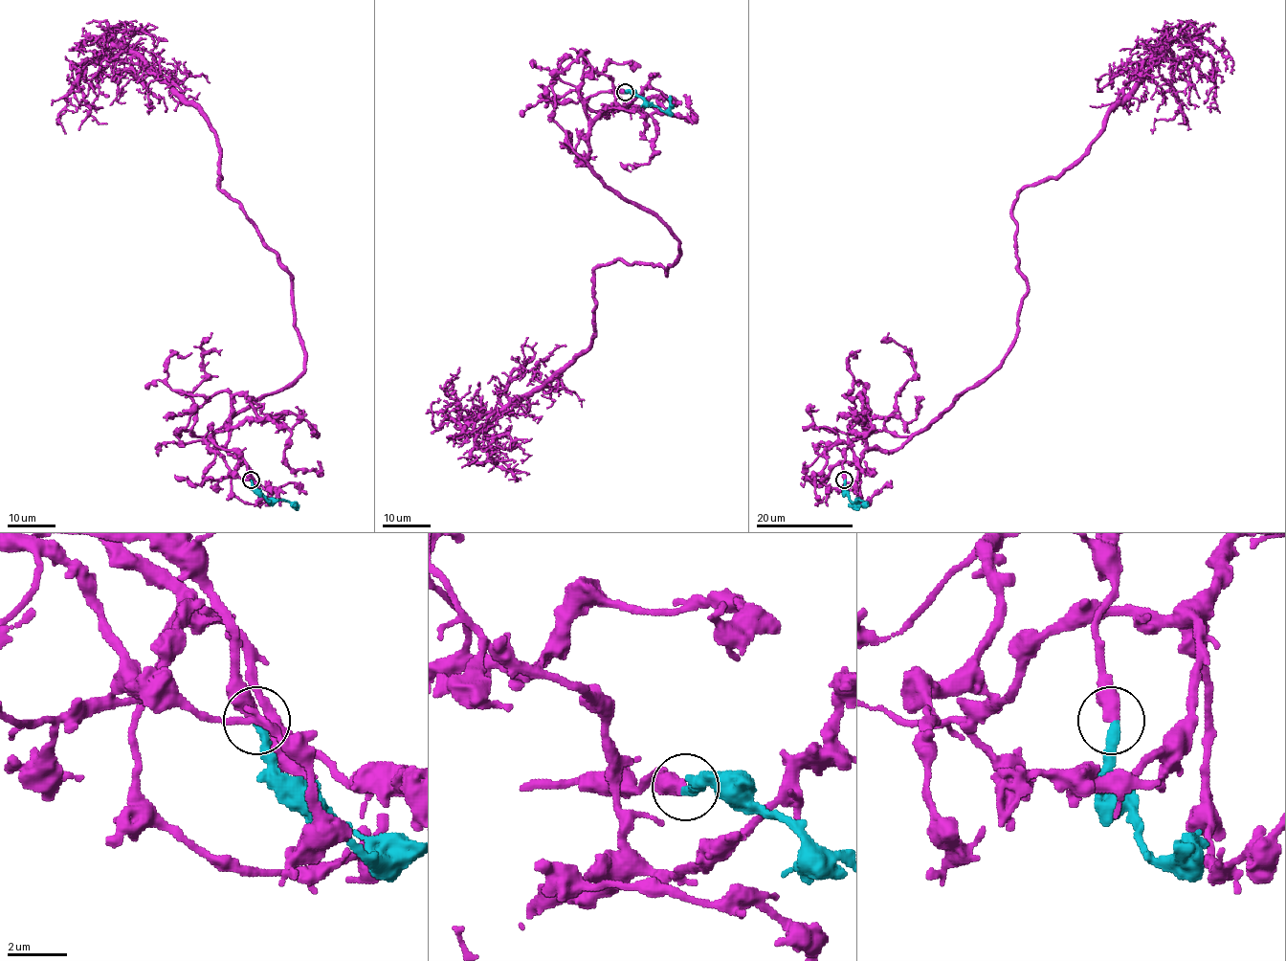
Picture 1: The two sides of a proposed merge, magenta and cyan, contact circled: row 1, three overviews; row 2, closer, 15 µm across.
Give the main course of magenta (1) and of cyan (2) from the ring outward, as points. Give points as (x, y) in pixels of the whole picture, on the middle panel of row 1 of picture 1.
1: (626, 92), (587, 165), (678, 257), (594, 270), (591, 344), (540, 387), (437, 428), (440, 399)
2: (626, 92), (632, 91), (664, 111), (669, 108), (669, 96)

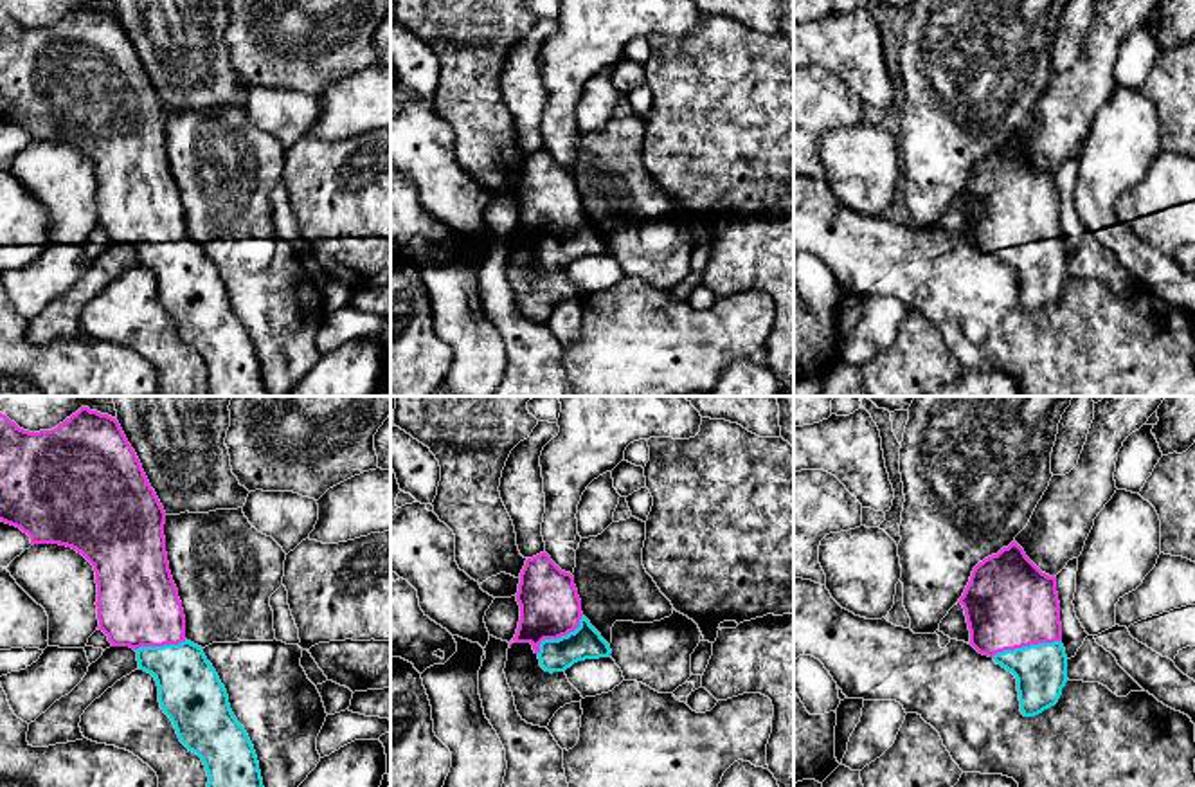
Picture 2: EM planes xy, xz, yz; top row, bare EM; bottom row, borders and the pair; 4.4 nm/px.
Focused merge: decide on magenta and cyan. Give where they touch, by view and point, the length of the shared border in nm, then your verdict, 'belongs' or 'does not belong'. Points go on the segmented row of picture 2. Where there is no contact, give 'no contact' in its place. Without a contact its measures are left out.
yz (1026, 645) | 320 nm | belongs

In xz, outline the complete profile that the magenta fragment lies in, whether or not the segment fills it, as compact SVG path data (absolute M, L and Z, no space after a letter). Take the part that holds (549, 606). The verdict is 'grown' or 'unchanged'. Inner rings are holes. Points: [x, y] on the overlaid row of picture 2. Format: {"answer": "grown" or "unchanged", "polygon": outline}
{"answer": "grown", "polygon": "M544 551L526 560L517 593L520 621L515 643L531 643L545 672L608 657L608 643L581 612L574 576Z"}

